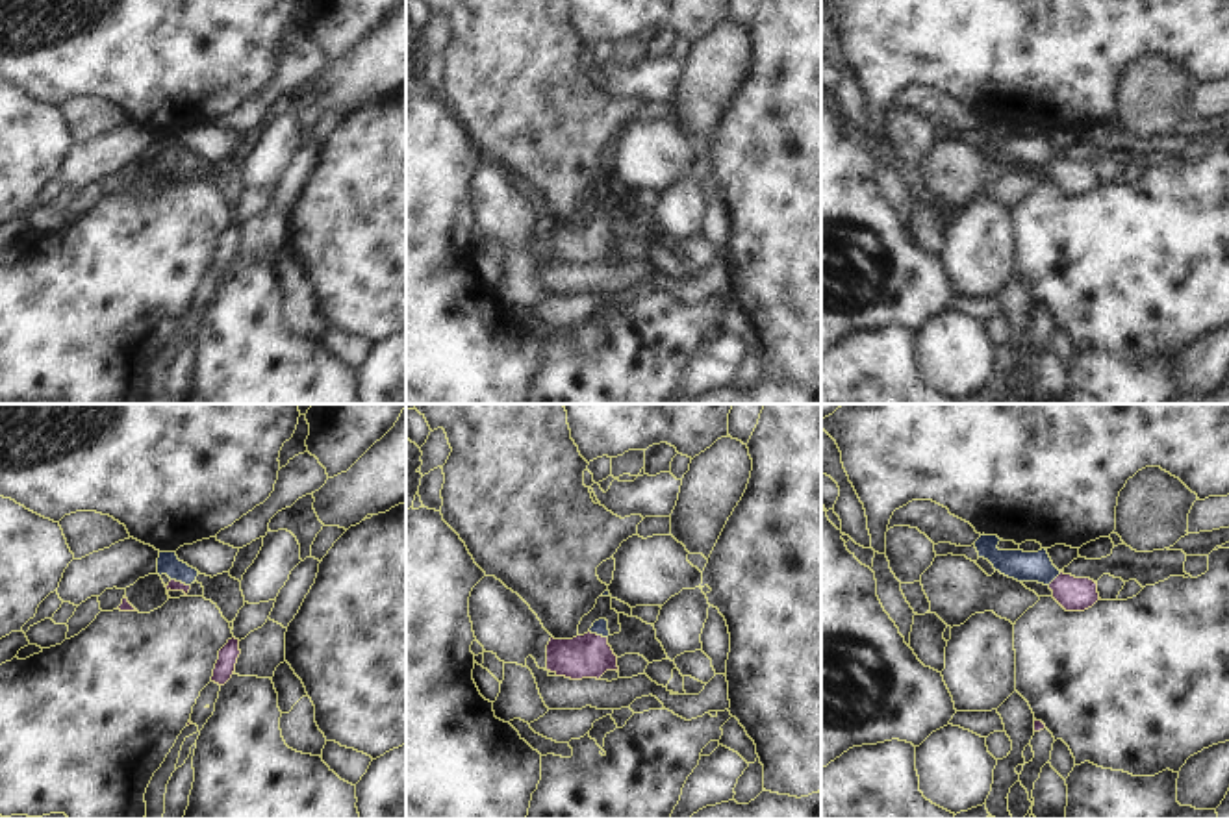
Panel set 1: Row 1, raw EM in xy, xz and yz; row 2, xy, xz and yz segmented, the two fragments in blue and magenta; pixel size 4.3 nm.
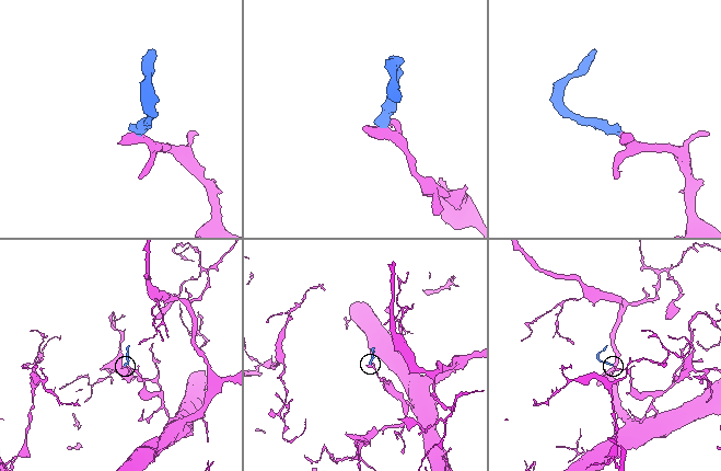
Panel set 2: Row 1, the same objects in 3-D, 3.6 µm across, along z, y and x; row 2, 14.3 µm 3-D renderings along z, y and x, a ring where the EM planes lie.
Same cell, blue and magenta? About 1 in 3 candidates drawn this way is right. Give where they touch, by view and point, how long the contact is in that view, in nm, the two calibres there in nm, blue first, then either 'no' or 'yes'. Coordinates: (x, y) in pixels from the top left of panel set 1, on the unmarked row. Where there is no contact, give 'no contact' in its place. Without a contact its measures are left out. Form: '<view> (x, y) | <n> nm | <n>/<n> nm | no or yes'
xy (180, 165) | 90 nm | 100/50 nm | yes

